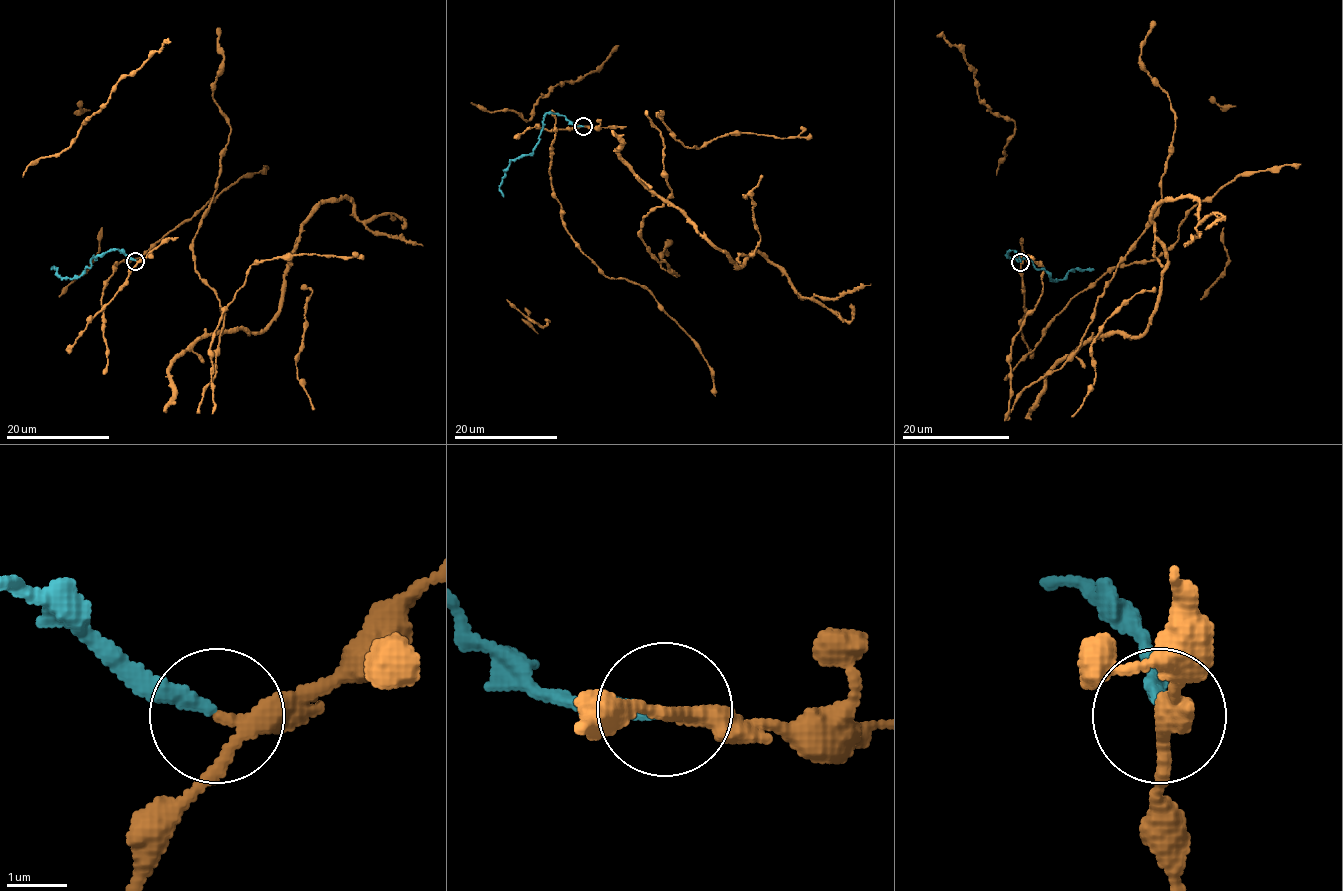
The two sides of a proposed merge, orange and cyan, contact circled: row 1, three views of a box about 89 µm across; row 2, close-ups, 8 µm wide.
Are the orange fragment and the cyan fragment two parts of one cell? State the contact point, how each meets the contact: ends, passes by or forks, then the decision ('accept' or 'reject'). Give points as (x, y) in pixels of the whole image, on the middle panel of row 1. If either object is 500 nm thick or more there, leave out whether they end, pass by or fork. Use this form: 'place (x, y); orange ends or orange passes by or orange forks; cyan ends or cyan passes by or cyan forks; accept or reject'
place (583, 126); orange passes by; cyan ends; reject

